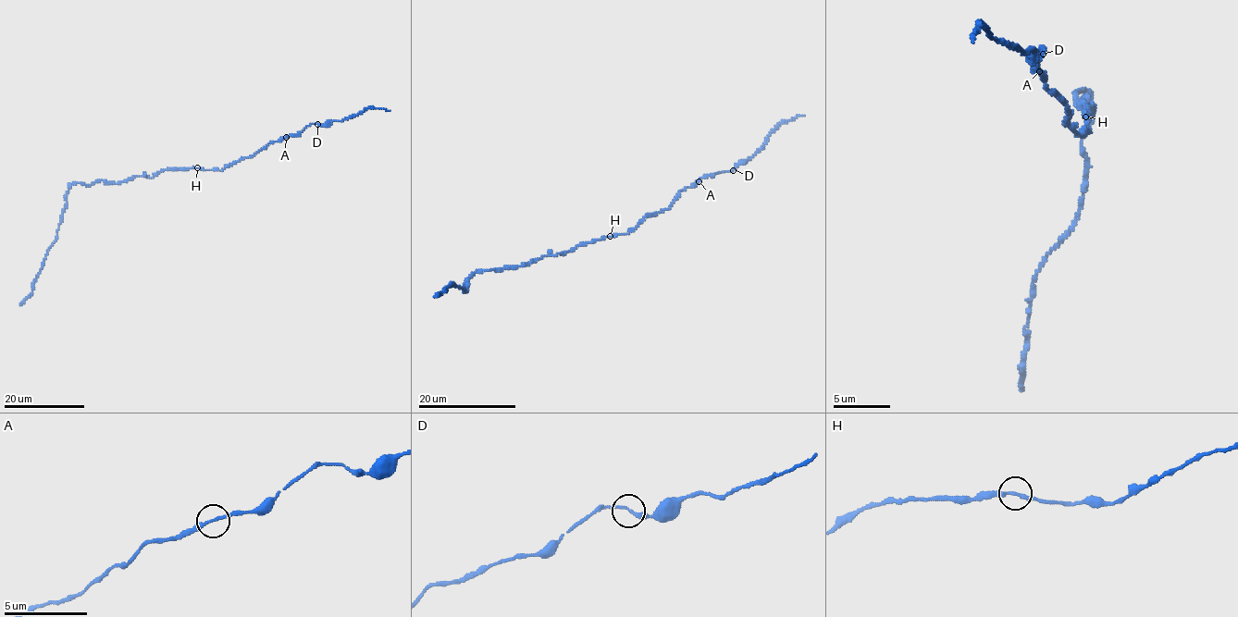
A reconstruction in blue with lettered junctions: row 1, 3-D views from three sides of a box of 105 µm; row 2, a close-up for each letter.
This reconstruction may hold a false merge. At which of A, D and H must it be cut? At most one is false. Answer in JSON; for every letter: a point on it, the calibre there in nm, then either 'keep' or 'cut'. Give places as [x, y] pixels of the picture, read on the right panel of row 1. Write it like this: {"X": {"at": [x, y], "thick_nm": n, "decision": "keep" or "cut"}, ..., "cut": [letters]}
{"A": {"at": [1039, 71], "thick_nm": 180, "decision": "keep"}, "D": {"at": [1043, 54], "thick_nm": 180, "decision": "keep"}, "H": {"at": [1085, 117], "thick_nm": 190, "decision": "keep"}, "cut": []}

